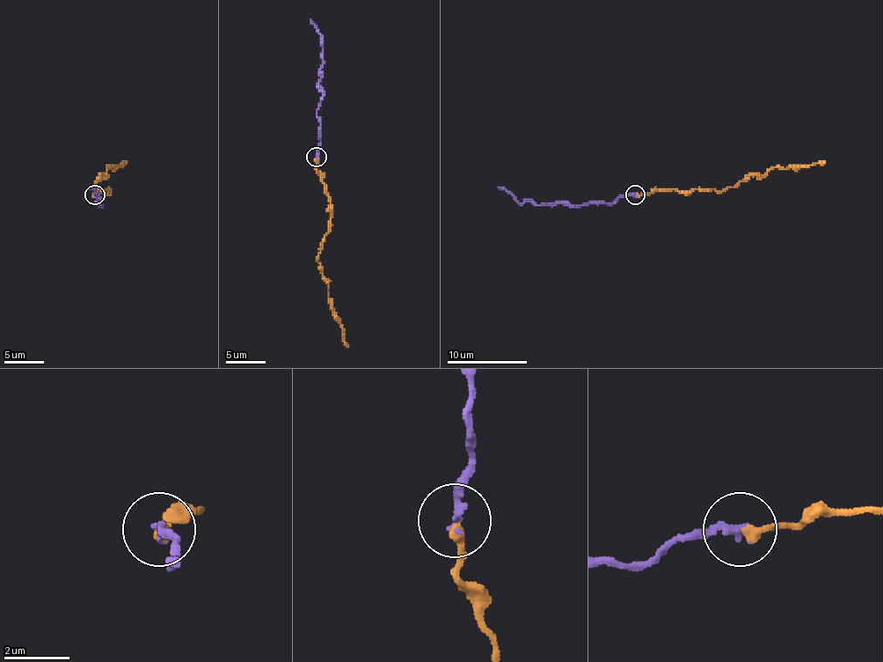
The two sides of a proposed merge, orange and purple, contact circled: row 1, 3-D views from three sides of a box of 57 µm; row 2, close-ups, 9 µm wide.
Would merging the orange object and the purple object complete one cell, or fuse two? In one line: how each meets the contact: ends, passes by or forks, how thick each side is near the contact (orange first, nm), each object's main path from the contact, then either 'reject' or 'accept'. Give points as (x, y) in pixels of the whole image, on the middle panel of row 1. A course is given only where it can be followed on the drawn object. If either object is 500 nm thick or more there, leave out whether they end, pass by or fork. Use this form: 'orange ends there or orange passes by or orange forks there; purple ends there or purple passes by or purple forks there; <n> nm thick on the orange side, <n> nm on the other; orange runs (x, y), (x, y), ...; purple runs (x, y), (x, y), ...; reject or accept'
orange ends there; purple ends there; 320 nm thick on the orange side, 220 nm on the other; orange runs (317, 157), (317, 171), (331, 203), (331, 231), (324, 237), (318, 257), (328, 287), (331, 309), (348, 347); purple runs (317, 157), (320, 133), (317, 109), (323, 95), (318, 84), (323, 35), (310, 19); accept

